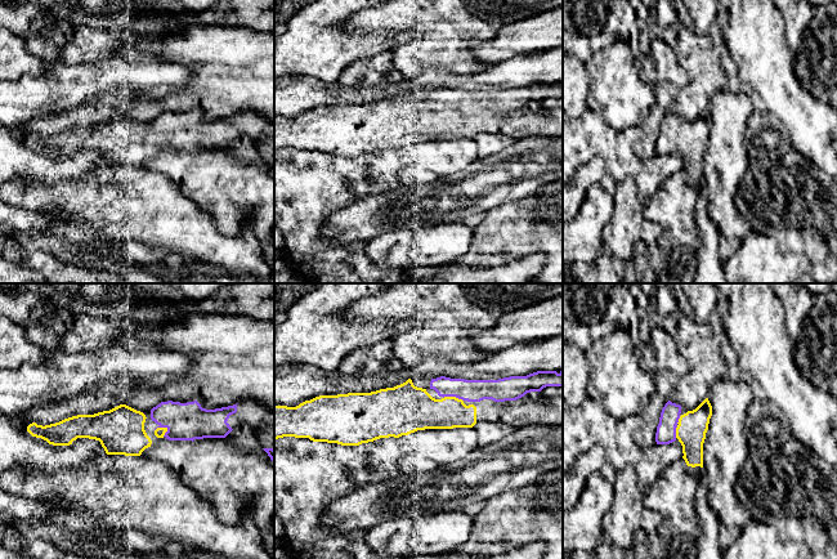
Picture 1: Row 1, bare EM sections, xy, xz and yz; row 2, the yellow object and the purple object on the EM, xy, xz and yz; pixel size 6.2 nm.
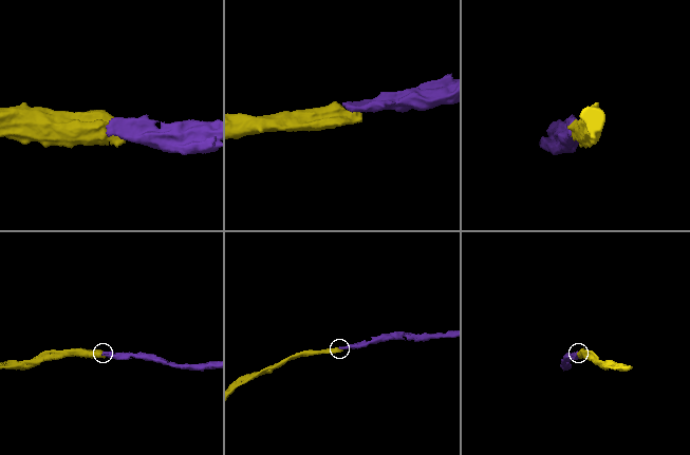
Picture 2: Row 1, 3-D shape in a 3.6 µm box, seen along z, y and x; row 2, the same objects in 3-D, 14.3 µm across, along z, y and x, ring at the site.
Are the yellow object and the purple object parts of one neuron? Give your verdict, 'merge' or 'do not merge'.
merge

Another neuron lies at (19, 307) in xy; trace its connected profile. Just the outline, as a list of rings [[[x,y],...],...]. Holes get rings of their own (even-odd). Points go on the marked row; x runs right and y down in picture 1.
[[[0,289],[0,317],[6,317],[23,327],[31,322],[33,310],[41,304],[52,304],[61,312],[66,310],[35,291],[13,289],[17,290],[15,295]]]

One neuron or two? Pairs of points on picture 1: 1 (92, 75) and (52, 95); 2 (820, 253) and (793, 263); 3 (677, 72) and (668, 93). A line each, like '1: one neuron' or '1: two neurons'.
1: one neuron
2: two neurons
3: two neurons

